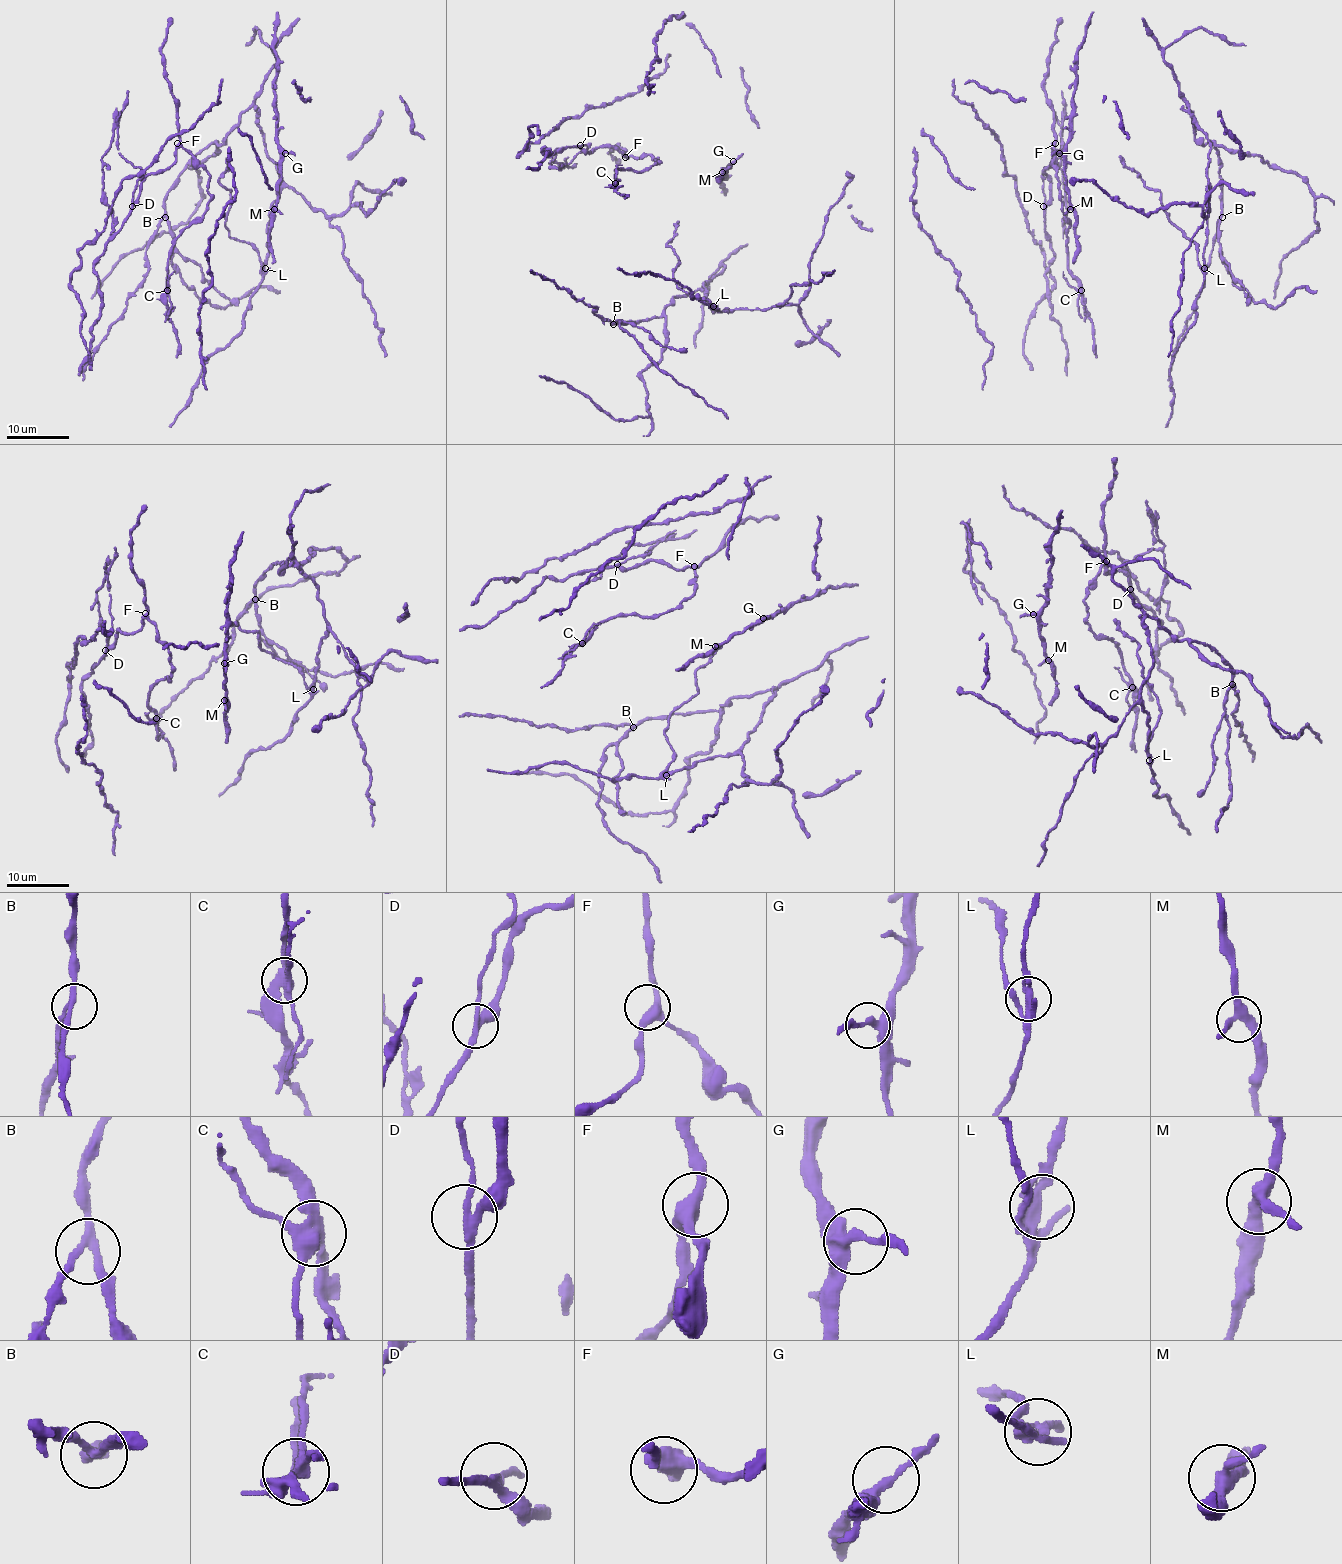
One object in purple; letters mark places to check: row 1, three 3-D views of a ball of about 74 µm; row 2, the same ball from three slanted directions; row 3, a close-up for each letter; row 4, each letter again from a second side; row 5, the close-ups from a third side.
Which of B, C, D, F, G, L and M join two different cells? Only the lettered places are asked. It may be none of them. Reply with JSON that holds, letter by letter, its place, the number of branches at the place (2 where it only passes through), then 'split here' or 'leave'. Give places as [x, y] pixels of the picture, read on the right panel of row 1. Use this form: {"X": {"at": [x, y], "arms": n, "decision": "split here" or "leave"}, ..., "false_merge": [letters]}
{"B": {"at": [1222, 217], "arms": 3, "decision": "leave"}, "C": {"at": [1081, 290], "arms": 4, "decision": "split here"}, "D": {"at": [1043, 206], "arms": 3, "decision": "split here"}, "F": {"at": [1055, 143], "arms": 3, "decision": "leave"}, "G": {"at": [1059, 153], "arms": 3, "decision": "leave"}, "L": {"at": [1204, 268], "arms": 4, "decision": "leave"}, "M": {"at": [1070, 209], "arms": 3, "decision": "leave"}, "false_merge": ["C", "D"]}

